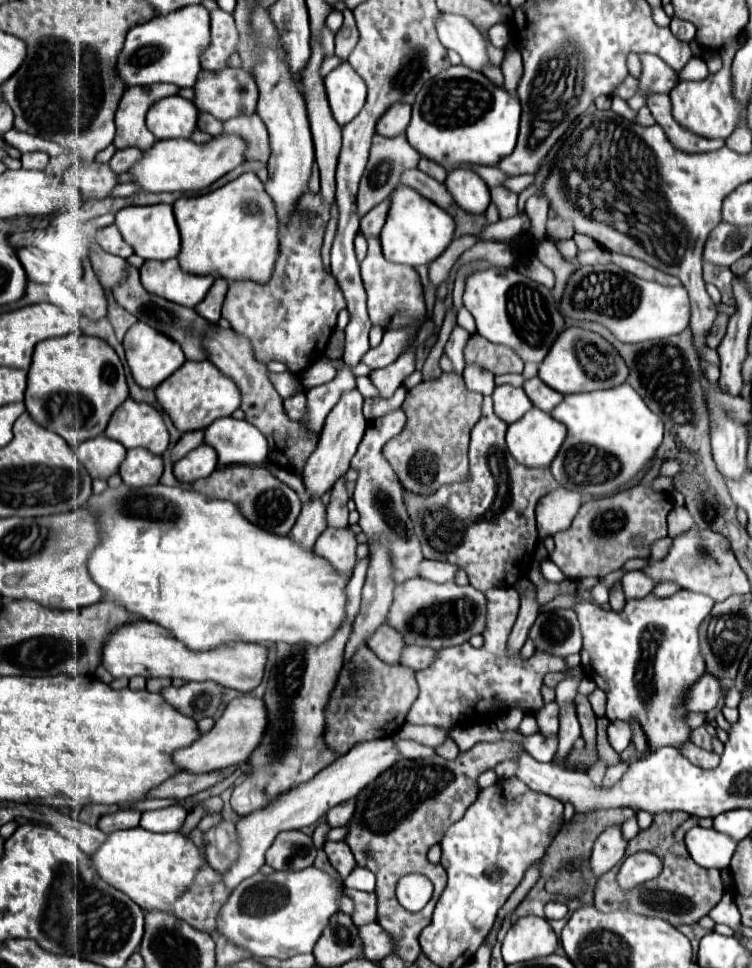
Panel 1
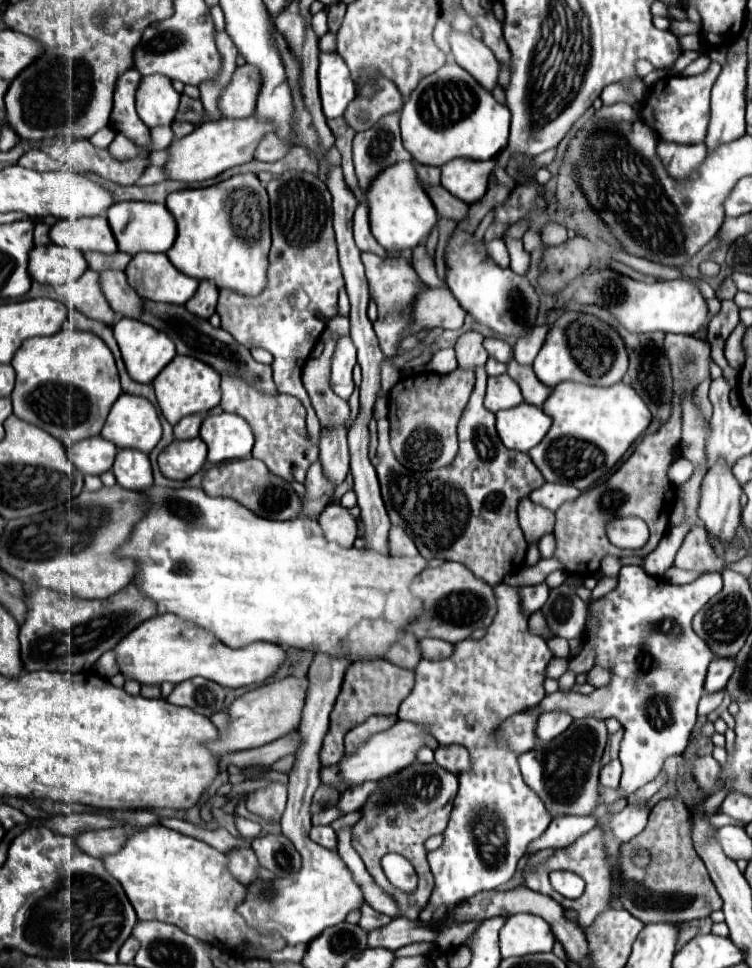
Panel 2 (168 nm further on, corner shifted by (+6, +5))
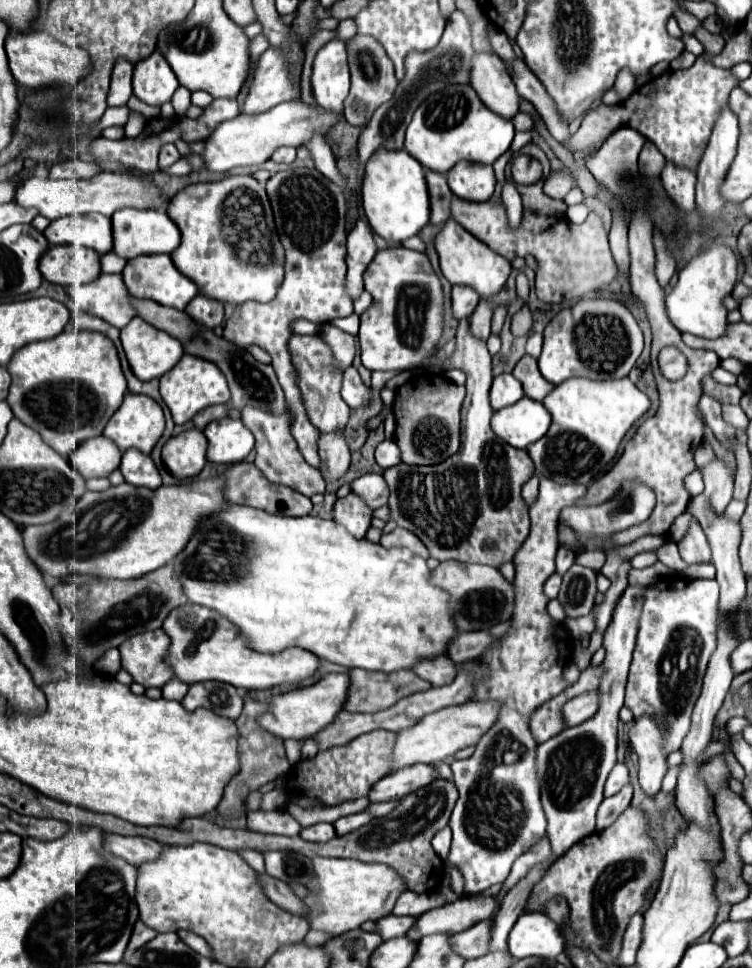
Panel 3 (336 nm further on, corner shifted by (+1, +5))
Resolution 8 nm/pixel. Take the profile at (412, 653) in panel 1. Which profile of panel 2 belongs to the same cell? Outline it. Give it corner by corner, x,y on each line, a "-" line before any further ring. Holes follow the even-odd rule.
425,639
425,641
419,641
419,651
423,659
443,659
451,655
453,645
445,641
437,641
437,639

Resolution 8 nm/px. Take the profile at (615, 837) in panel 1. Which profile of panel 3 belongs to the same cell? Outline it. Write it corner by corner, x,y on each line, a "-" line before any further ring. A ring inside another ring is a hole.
640,715
628,729
630,749
638,755
638,779
640,787
654,795
660,791
662,779
668,771
662,729
650,715

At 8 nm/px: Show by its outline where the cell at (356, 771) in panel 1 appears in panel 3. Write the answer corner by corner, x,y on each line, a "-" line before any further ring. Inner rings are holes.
468,701
454,707
444,707
436,713
426,715
414,727
402,729
398,733
398,743
392,755
392,771
408,767
408,765
416,765
416,763
434,765
438,761
452,759
456,751
472,747
480,741
480,737
496,723
498,711
500,711
500,701

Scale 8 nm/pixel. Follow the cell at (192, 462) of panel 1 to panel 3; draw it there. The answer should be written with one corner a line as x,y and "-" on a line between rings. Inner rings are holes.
188,429
174,435
162,447
162,461
178,479
196,477
206,463
206,437
200,429

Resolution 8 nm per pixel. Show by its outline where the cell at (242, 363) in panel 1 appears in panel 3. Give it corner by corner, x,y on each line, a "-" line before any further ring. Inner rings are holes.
246,407
246,409
242,409
242,423
256,437
256,461
254,461
254,465
262,471
262,475
268,481
278,483
278,485
288,485
290,489
294,489
306,497
312,497
316,493
324,493
326,483
324,483
320,471
310,467
304,461
292,433
290,433
290,425
292,425
290,411
286,411
284,415
270,415
270,413
262,413
254,407

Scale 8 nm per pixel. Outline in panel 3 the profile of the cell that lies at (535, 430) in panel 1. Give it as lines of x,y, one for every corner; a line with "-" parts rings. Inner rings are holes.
522,397
514,405
494,411
492,415
492,431
518,449
526,449
530,443
538,441
548,427
548,409
530,397

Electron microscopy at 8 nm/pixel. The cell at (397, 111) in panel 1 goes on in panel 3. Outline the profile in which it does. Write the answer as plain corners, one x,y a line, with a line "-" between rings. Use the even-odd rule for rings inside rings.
354,35
350,41
346,41
346,51
348,51
348,63
350,63
350,93
344,101
344,117
348,123
356,127
364,127
374,109
378,105
390,101
396,89
396,77
394,77
394,65
390,65
390,59
384,51
384,47
370,35

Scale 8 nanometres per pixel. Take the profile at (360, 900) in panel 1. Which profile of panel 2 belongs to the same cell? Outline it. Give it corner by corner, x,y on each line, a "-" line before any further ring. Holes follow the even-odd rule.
363,903
363,907
361,907
361,919
359,919
359,927
361,929
365,929
365,931
367,929
377,929
381,925
387,925
389,921
391,921
391,917
375,911
369,903

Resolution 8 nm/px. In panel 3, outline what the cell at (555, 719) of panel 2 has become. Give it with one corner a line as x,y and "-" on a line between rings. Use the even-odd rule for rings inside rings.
586,691
572,701
564,705
564,721
568,727
574,727
578,723
584,723
586,719
594,717
598,711
598,701
600,701
600,691

